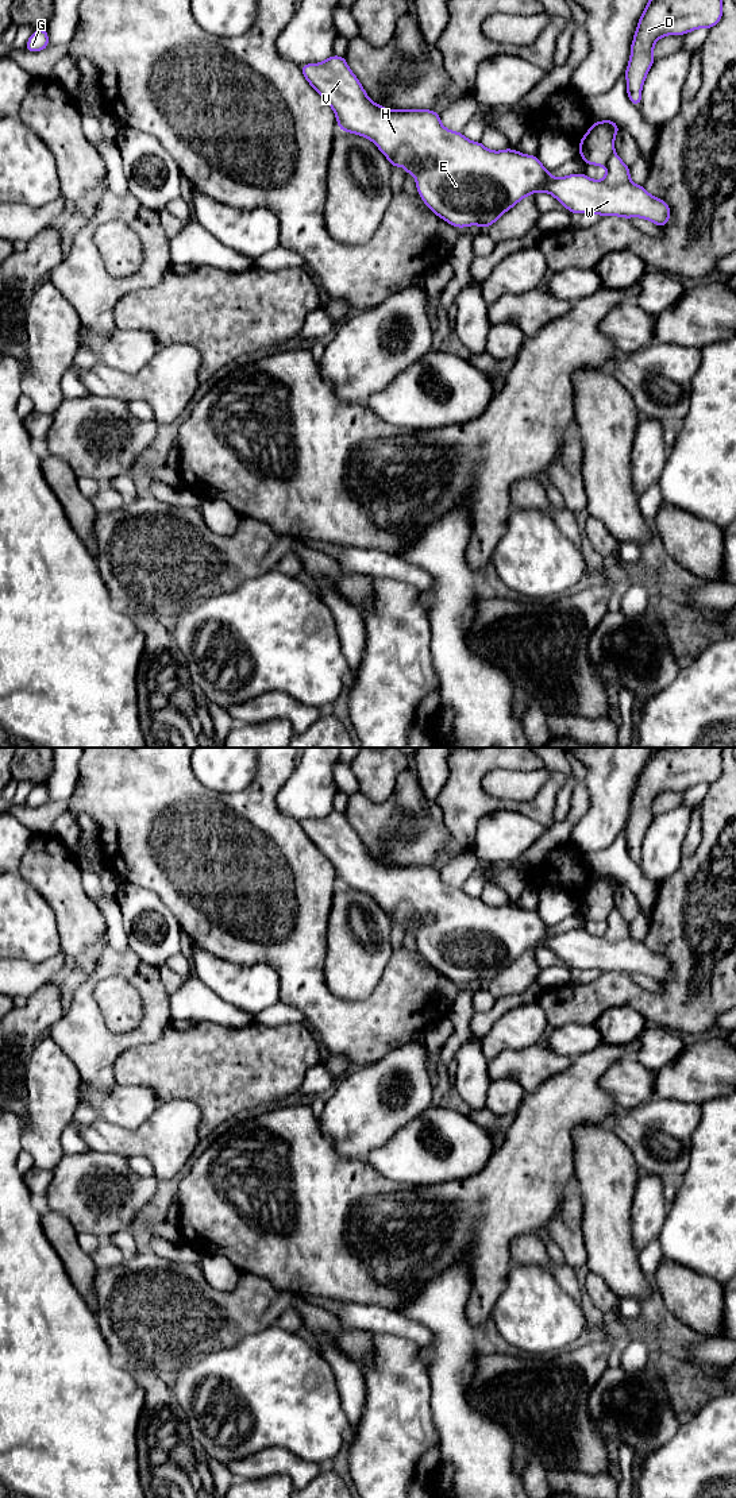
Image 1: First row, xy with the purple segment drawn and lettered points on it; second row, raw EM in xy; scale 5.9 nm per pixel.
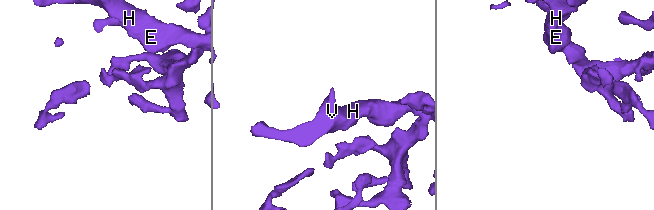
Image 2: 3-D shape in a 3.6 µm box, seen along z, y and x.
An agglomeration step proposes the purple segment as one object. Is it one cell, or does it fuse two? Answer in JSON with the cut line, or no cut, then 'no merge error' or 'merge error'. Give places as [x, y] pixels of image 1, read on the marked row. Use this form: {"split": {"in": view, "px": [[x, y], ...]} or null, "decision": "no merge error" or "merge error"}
{"split": {"in": "xy", "px": [[615, 153], [604, 165]]}, "decision": "merge error"}

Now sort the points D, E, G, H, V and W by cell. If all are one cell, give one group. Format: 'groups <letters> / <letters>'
groups D / E G H V W

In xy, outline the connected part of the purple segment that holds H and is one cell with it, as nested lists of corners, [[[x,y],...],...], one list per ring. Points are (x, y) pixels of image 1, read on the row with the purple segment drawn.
[[[332,55],[320,63],[300,66],[304,78],[330,104],[340,131],[370,139],[389,159],[392,167],[404,166],[413,174],[419,196],[440,219],[456,228],[469,225],[490,227],[524,197],[546,192],[554,196],[570,213],[597,213],[605,216],[641,217],[658,227],[670,220],[666,201],[651,196],[644,186],[631,182],[629,170],[614,152],[606,175],[596,181],[583,174],[552,178],[536,155],[525,155],[512,148],[488,150],[481,142],[469,140],[462,132],[447,130],[440,115],[429,109],[386,109],[371,101],[346,58]]]

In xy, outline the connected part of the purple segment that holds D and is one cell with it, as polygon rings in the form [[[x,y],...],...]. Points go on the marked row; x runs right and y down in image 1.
[[[648,0],[631,45],[625,70],[627,93],[632,104],[641,104],[641,88],[654,63],[654,45],[666,35],[683,35],[712,28],[722,18],[722,0]]]

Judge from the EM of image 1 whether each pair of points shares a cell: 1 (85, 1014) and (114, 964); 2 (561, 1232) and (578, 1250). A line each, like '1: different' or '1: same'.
1: same
2: same

